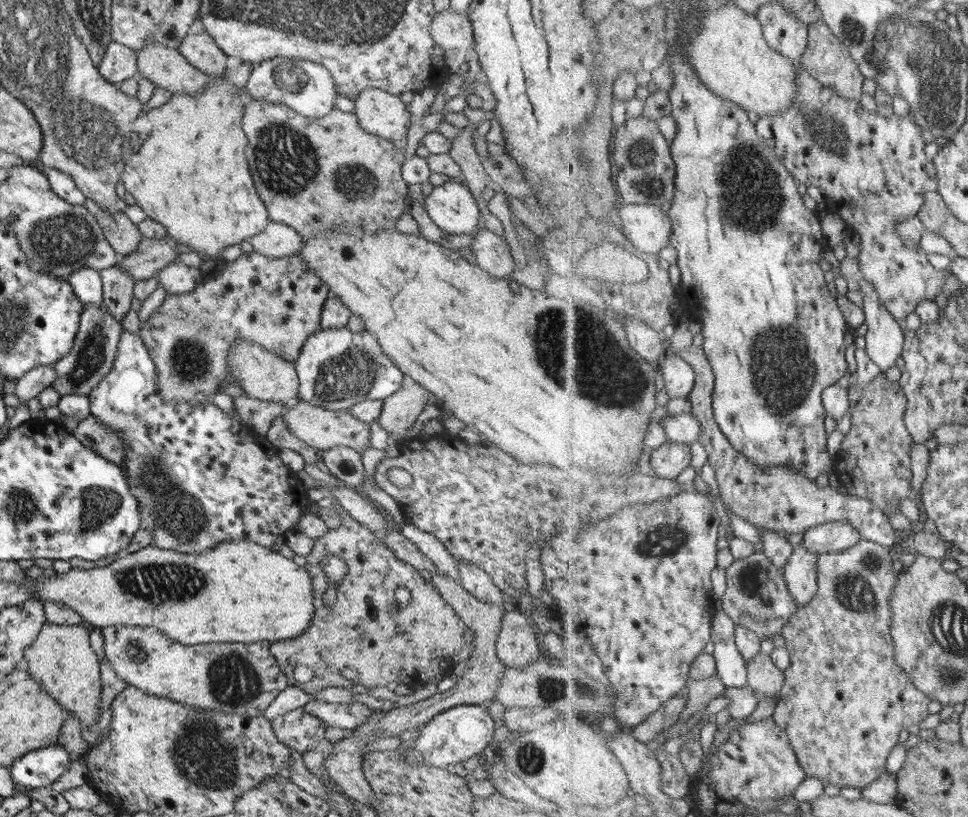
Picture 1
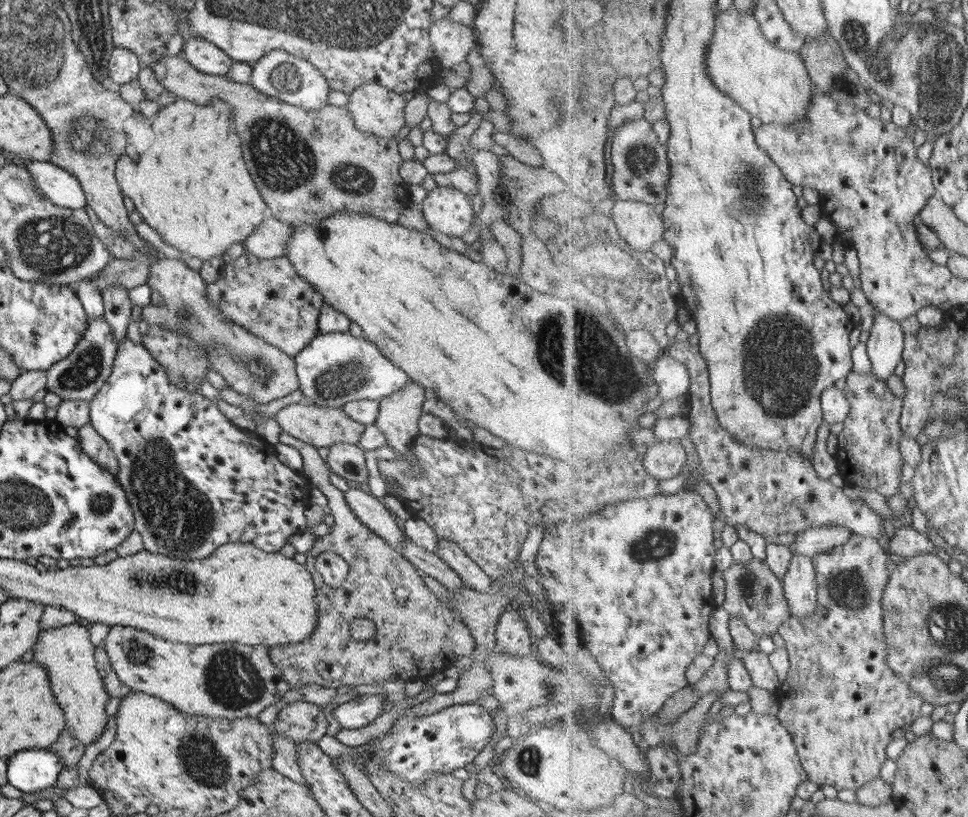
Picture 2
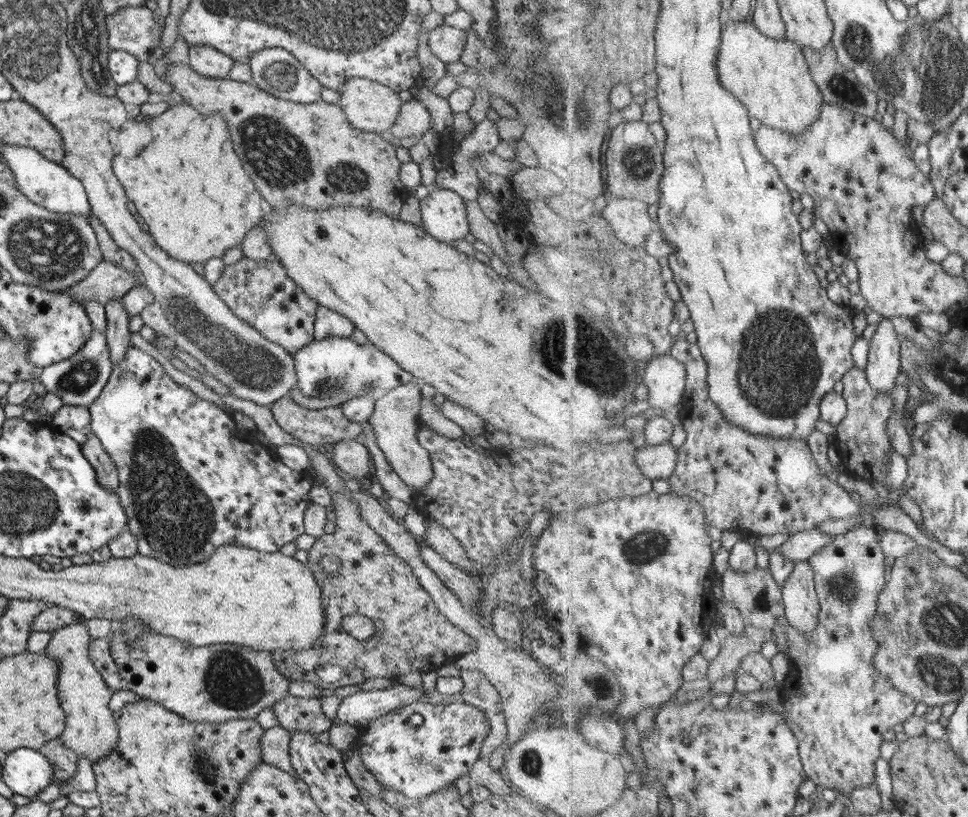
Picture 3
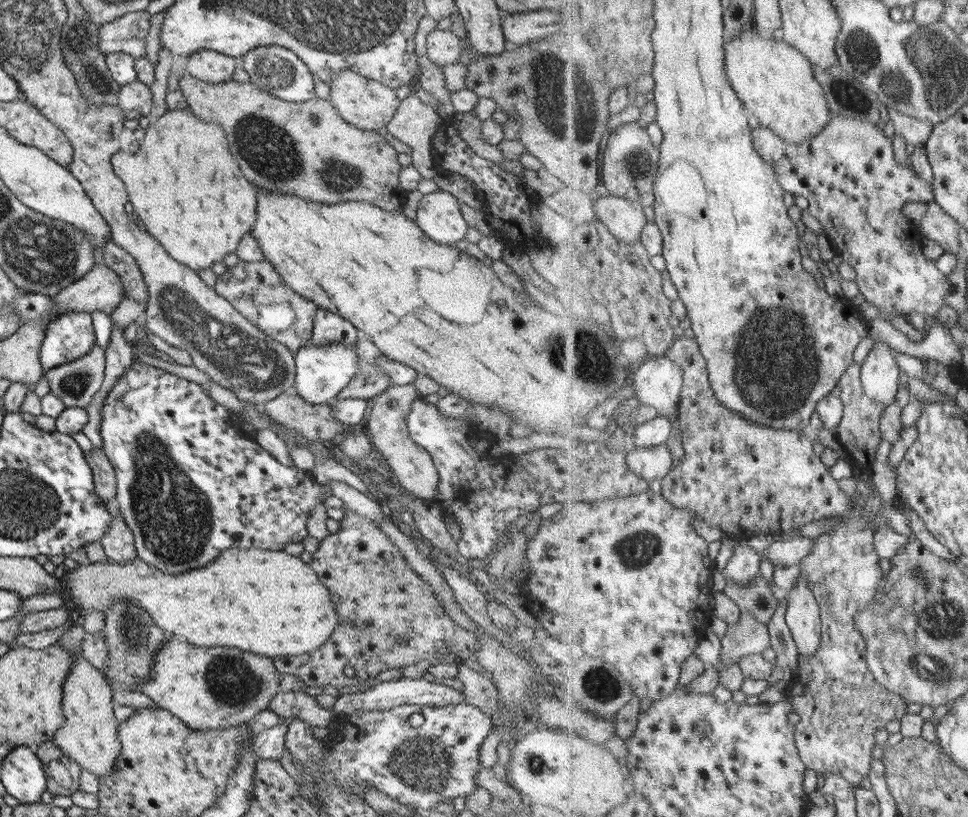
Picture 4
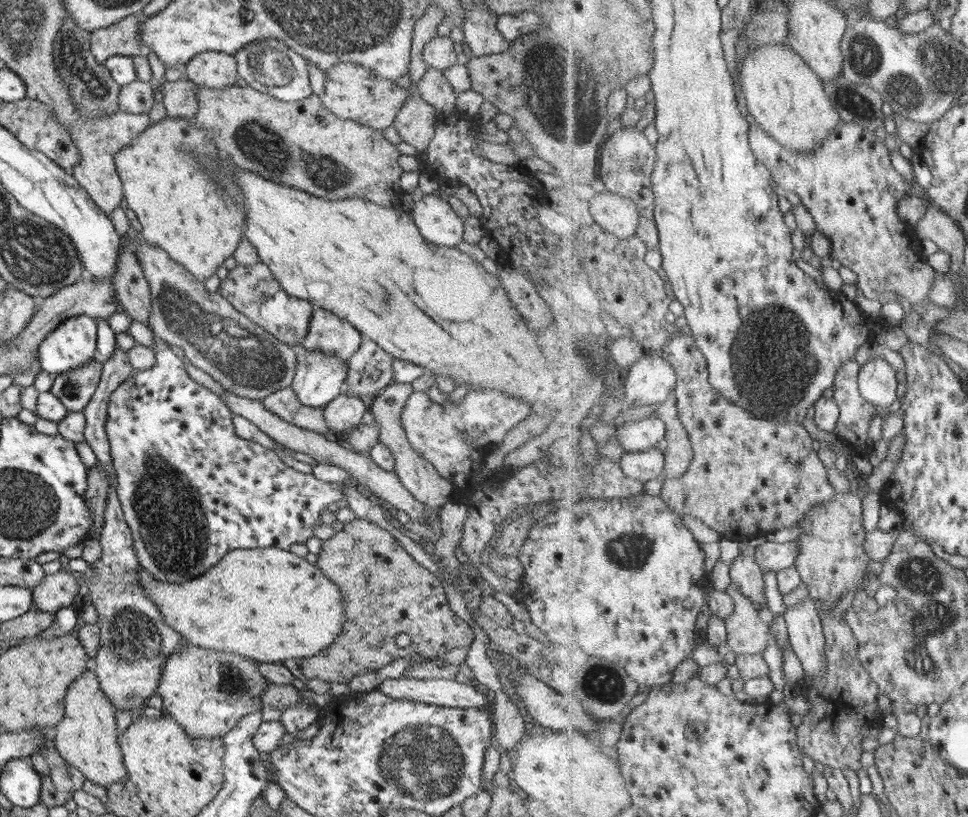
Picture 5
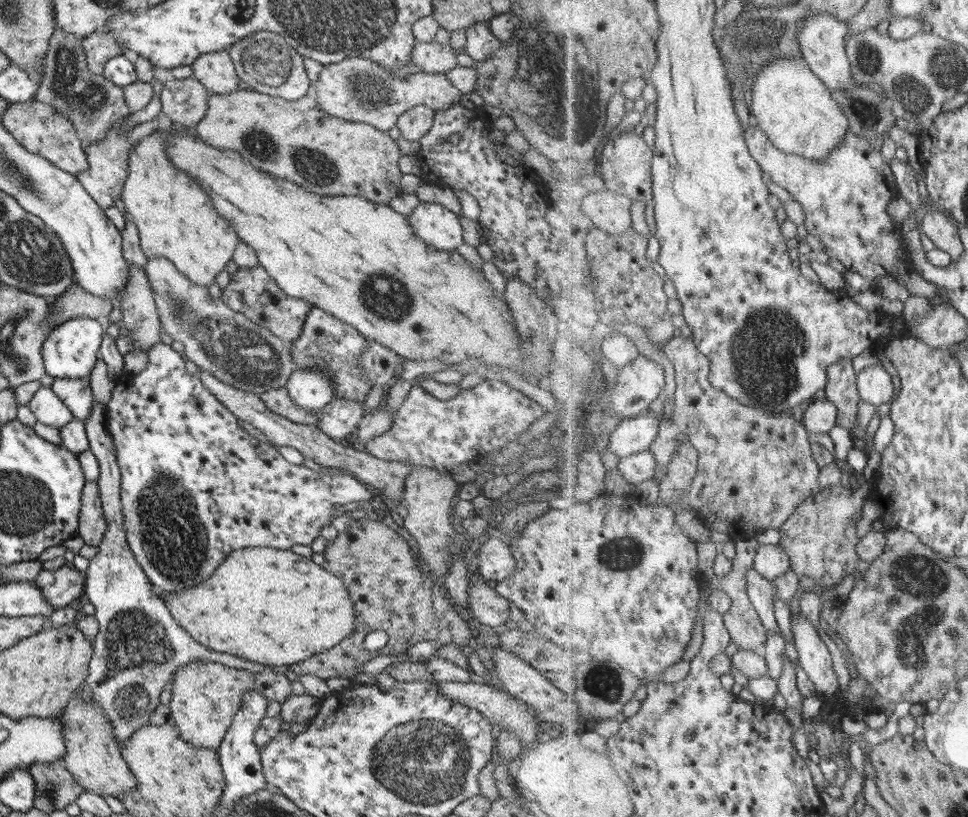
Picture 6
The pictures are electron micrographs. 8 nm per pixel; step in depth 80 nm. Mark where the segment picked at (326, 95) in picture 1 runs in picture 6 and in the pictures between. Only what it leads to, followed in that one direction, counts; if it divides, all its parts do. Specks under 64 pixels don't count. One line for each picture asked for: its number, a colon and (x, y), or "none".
2: (285, 78)
3: (275, 71)
4: (273, 69)
5: (270, 67)
6: (268, 66)

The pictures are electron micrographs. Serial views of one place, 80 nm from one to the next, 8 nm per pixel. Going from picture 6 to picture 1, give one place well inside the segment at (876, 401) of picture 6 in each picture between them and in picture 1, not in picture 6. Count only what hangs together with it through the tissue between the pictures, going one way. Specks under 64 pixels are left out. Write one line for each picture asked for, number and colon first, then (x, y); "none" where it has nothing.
1: (885, 340)
2: (886, 343)
3: (884, 359)
4: (880, 372)
5: (877, 381)

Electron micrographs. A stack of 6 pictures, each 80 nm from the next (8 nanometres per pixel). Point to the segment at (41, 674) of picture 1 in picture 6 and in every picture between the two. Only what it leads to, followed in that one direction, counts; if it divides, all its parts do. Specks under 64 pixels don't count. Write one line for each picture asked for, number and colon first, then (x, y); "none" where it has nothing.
2: (66, 653)
3: (89, 729)
4: (88, 735)
5: (85, 739)
6: (92, 757)

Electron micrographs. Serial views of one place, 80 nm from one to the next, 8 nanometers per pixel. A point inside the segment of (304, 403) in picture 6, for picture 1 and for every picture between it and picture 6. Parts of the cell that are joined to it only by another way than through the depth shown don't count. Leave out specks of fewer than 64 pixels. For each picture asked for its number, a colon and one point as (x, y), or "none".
1: (336, 368)
2: (334, 368)
3: (333, 366)
4: (320, 372)
5: (318, 378)

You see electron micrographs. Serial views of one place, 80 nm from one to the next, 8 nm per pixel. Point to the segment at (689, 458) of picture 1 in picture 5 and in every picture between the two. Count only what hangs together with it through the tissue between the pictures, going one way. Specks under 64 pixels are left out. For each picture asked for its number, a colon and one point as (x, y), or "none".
2: (666, 459)
3: (659, 461)
4: (648, 463)
5: (646, 464)

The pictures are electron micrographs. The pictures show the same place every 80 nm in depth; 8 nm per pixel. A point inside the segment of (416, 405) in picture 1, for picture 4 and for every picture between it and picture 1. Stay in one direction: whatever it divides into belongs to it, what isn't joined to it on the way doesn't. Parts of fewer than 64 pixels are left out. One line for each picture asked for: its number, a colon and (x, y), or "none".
2: (397, 415)
3: (393, 420)
4: (411, 468)

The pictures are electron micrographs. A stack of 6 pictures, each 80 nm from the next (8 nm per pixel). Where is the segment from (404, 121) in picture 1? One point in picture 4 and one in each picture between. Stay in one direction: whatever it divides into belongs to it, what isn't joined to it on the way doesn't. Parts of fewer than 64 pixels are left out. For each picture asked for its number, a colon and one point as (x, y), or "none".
2: (374, 109)
3: (369, 106)
4: (366, 104)

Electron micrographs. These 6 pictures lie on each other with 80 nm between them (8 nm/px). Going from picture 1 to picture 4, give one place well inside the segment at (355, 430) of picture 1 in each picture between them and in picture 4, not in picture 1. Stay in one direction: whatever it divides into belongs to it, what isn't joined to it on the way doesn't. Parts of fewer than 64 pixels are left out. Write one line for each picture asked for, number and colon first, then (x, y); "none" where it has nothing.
2: (321, 427)
3: (327, 426)
4: (314, 422)

